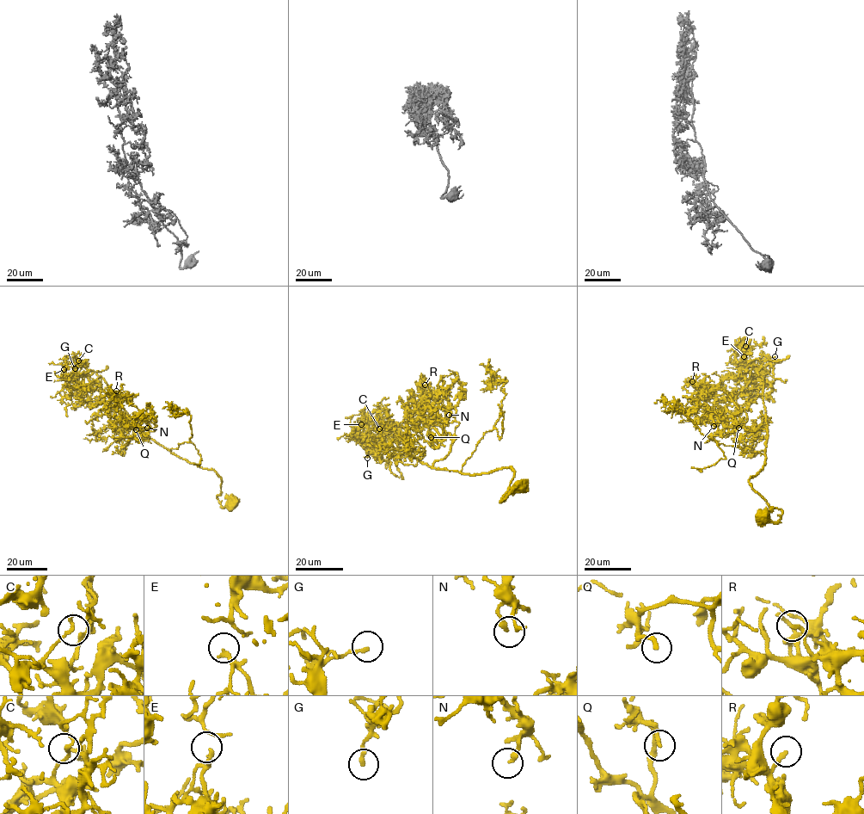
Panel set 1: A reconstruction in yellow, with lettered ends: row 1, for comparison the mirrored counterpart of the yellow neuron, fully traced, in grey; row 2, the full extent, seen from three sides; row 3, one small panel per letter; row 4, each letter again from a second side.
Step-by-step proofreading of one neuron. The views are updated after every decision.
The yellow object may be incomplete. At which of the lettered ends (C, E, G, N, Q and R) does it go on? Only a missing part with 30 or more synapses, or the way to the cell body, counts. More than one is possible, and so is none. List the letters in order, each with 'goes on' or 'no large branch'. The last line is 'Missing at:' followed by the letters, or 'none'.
C: no large branch
E: no large branch
G: no large branch
N: no large branch
Q: goes on
R: no large branch
Missing at: Q

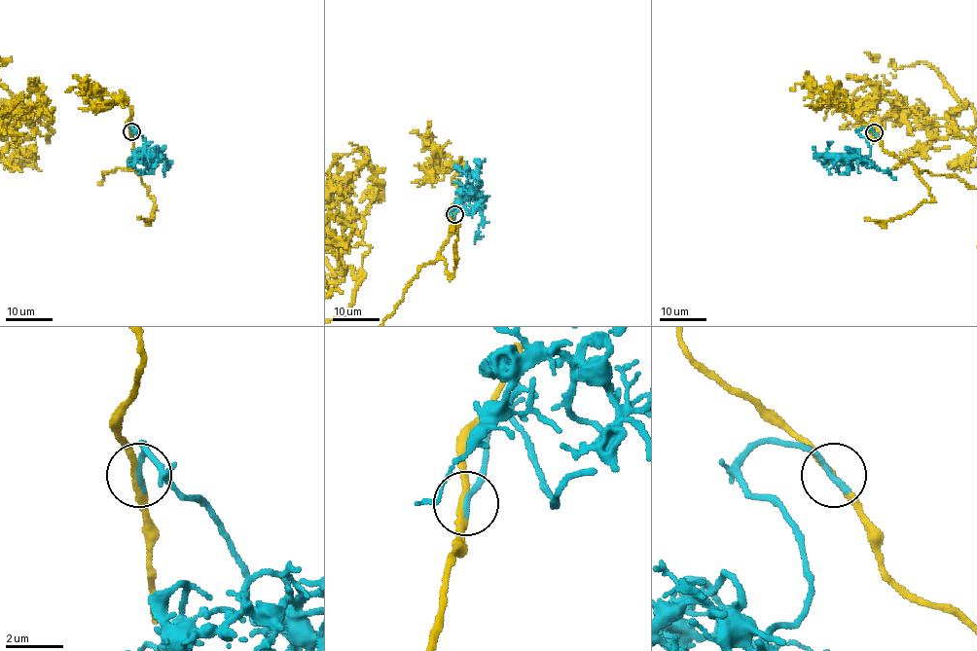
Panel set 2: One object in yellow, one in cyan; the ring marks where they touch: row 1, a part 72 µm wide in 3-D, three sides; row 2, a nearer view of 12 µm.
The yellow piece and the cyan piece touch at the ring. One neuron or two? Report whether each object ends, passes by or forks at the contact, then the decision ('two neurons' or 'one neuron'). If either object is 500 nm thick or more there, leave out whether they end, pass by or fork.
yellow passes by; cyan ends; one neuron

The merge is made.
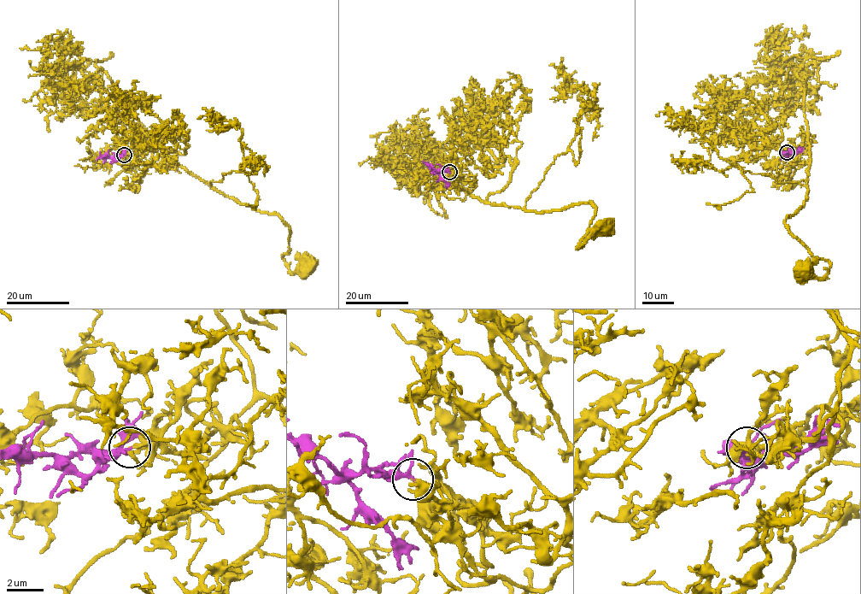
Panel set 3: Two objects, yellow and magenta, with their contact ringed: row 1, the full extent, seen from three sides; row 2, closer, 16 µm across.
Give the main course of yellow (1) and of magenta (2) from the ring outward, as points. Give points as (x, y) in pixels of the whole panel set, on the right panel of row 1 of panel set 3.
1: (787, 151), (802, 147), (802, 126), (808, 187), (785, 226), (830, 263), (824, 277), (803, 270)
2: (787, 151), (787, 156), (796, 153), (799, 146)

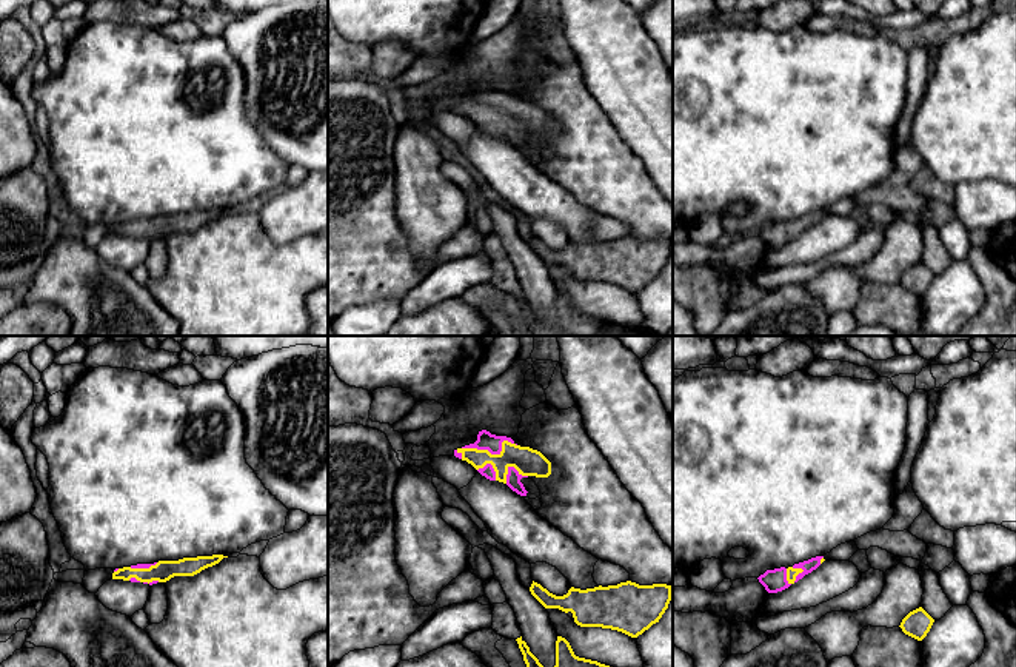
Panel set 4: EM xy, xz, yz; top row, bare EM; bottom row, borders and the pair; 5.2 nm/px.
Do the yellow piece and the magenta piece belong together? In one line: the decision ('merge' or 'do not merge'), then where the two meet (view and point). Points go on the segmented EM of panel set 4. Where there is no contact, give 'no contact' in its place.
merge | xz (490, 453)

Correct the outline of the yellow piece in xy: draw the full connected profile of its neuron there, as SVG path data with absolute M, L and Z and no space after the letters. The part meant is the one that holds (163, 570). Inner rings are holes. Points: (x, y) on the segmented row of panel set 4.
M223 555L183 558L179 561L159 561L154 564L137 564L131 567L115 568L112 579L131 582L157 584L166 582L174 576L194 576L202 570L219 564Z

